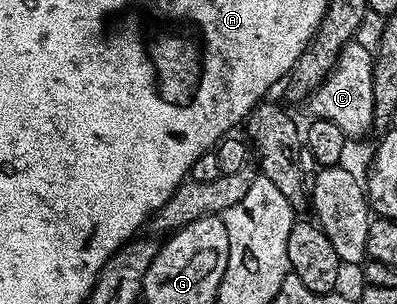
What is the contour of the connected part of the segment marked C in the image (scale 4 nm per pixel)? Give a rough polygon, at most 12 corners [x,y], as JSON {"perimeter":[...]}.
{"perimeter":[[347,43],[306,100],[349,140],[373,130],[374,55]]}

